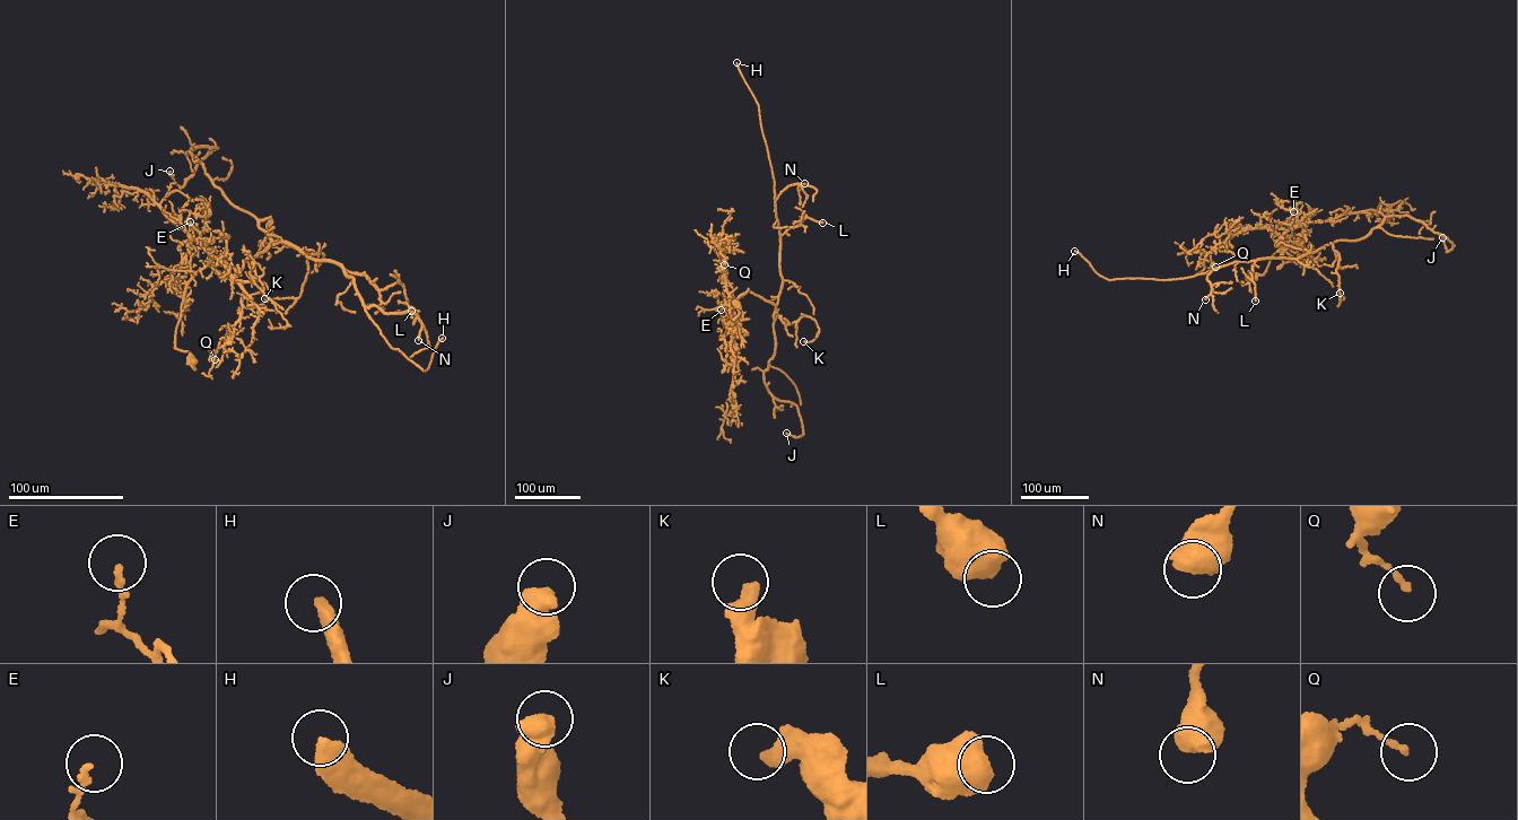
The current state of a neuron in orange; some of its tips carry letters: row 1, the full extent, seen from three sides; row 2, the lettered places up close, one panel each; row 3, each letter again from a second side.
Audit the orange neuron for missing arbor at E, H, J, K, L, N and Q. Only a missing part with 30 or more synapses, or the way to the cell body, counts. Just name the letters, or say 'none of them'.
H

